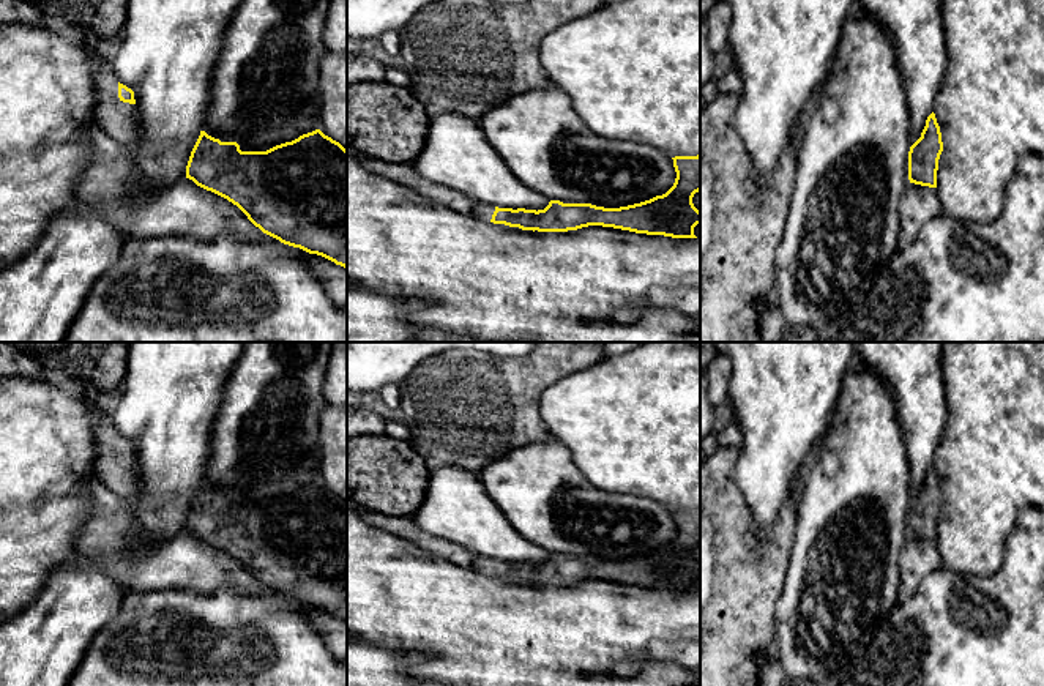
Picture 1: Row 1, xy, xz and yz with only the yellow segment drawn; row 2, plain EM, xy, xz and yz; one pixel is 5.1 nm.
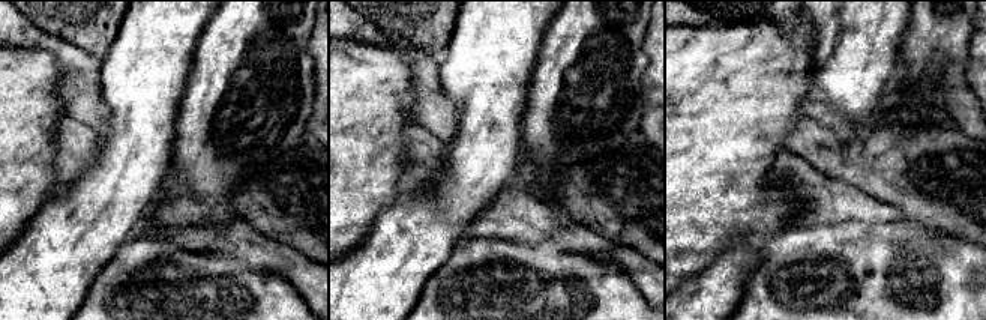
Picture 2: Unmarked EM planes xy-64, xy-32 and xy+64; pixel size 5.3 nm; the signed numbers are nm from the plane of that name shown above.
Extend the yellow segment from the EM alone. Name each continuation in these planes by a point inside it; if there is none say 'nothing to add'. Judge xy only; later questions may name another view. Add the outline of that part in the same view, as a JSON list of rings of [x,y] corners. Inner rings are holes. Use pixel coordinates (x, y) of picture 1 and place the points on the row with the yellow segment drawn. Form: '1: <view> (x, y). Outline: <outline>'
1: xy (117, 119). Outline: [[[98,57],[95,73],[98,126],[118,144],[129,147],[136,139],[136,104],[118,98],[118,80],[109,65],[109,57]]]

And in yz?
nothing to add

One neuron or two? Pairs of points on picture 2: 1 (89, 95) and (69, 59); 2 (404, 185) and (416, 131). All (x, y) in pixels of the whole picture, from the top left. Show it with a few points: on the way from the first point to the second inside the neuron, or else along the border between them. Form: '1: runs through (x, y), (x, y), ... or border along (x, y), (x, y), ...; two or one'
1: runs through (80, 86), (78, 68); one
2: runs through (416, 172), (416, 144); one

